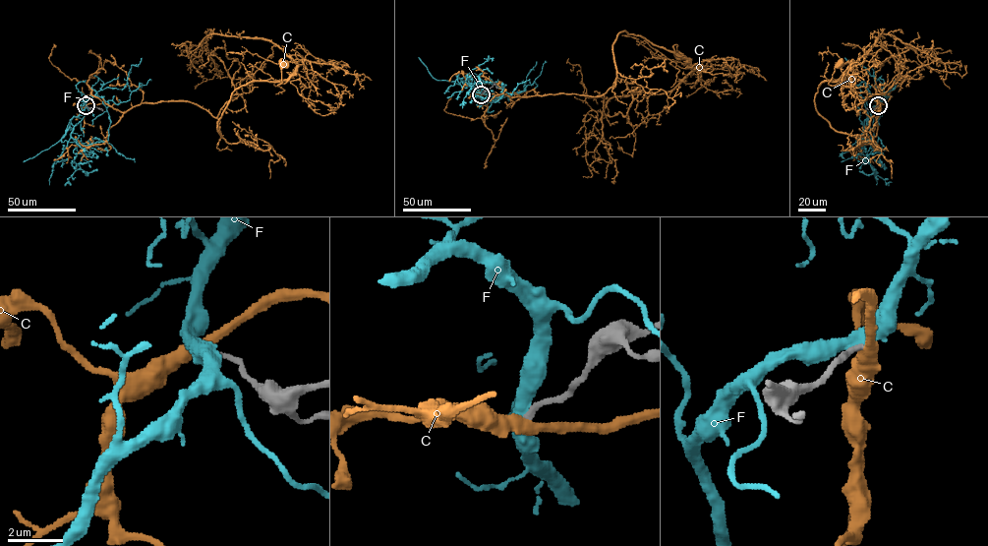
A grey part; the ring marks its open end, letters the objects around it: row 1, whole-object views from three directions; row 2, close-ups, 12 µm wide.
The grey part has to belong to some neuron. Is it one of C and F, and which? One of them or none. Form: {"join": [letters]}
{"join": []}

